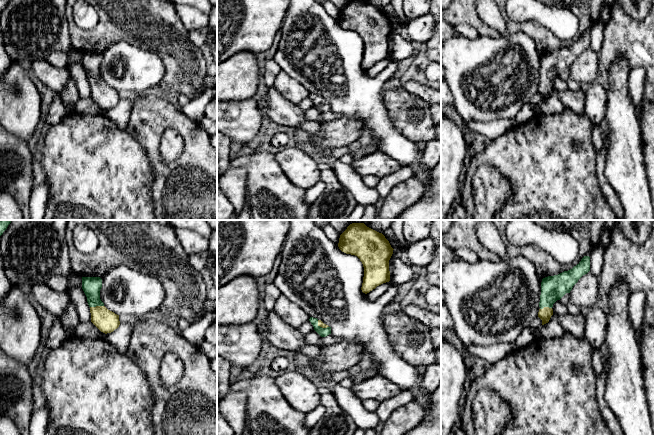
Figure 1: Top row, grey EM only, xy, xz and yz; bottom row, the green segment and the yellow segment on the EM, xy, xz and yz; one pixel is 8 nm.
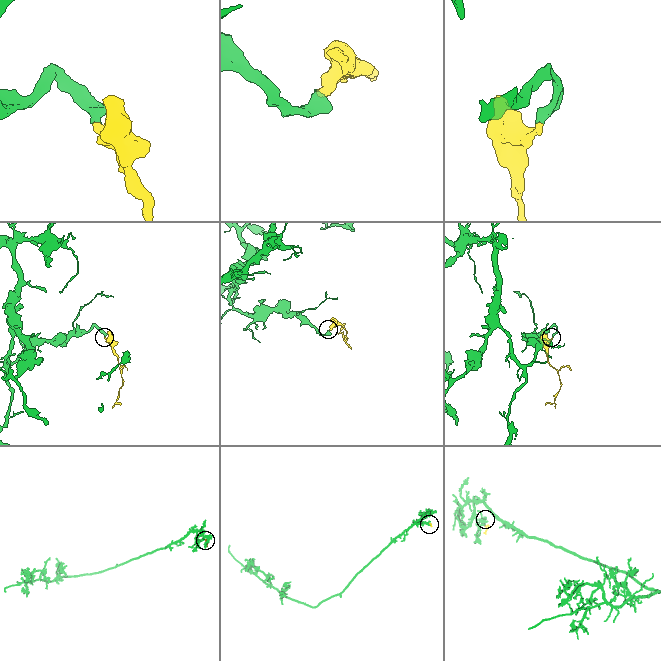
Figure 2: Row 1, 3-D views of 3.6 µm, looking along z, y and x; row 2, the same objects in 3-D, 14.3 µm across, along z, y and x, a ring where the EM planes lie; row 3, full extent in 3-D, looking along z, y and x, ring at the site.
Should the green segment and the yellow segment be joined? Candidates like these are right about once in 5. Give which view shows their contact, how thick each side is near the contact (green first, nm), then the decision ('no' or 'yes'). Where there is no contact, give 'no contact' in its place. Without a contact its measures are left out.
contact in xy; calibres 150 and 180 nm; yes

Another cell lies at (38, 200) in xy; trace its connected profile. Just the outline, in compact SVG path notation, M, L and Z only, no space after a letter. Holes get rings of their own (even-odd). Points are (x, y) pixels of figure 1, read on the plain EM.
M45 180L32 190L30 196L30 216L31 220L43 220L47 201L49 198L49 184Z

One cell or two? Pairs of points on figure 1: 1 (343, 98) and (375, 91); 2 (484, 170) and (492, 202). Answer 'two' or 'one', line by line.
1: one
2: one

